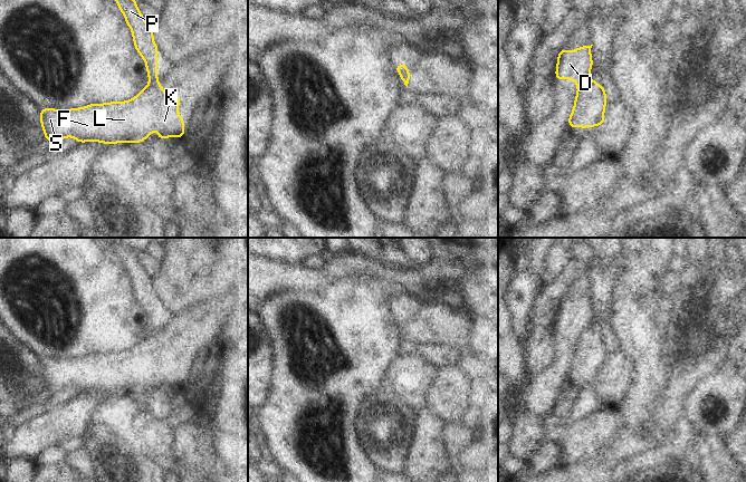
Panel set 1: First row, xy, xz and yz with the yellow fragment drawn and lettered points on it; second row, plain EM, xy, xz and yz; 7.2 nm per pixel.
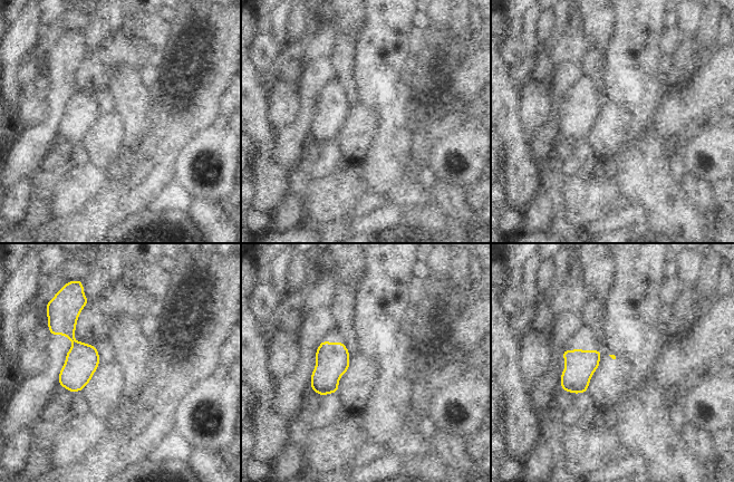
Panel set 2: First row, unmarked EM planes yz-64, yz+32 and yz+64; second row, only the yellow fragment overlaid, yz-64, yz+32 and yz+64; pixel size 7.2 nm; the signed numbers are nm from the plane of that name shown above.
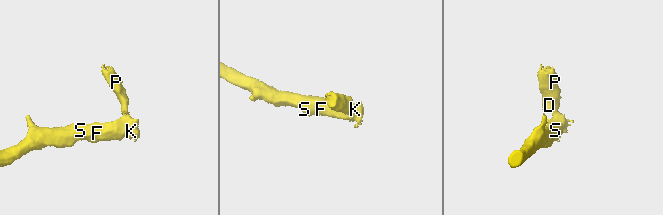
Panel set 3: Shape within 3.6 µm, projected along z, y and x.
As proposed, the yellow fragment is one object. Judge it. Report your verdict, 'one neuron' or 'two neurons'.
two neurons

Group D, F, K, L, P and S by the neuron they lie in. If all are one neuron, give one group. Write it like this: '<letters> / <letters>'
D P / F K L S

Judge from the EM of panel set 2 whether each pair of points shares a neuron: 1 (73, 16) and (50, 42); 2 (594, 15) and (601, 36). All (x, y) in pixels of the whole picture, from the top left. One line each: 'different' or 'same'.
1: same
2: same

